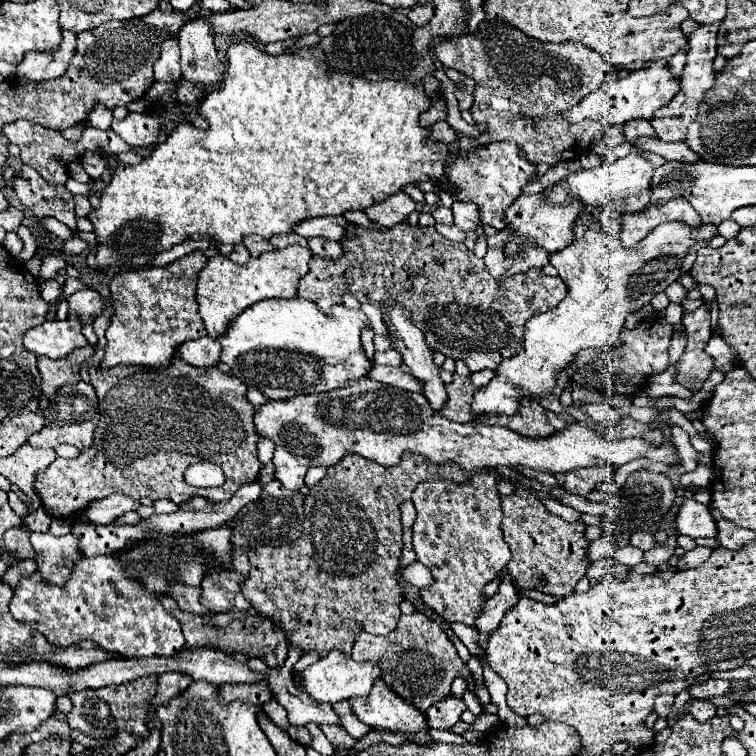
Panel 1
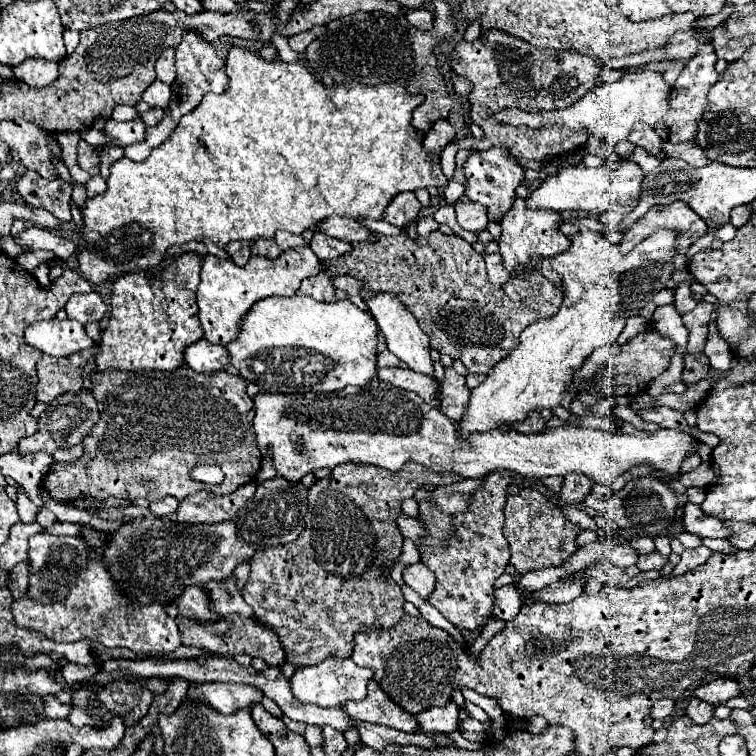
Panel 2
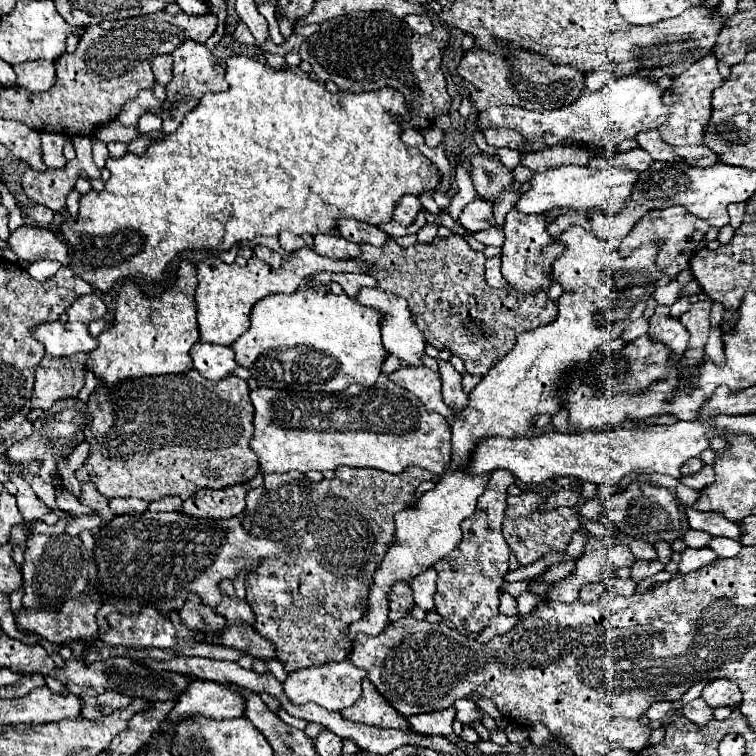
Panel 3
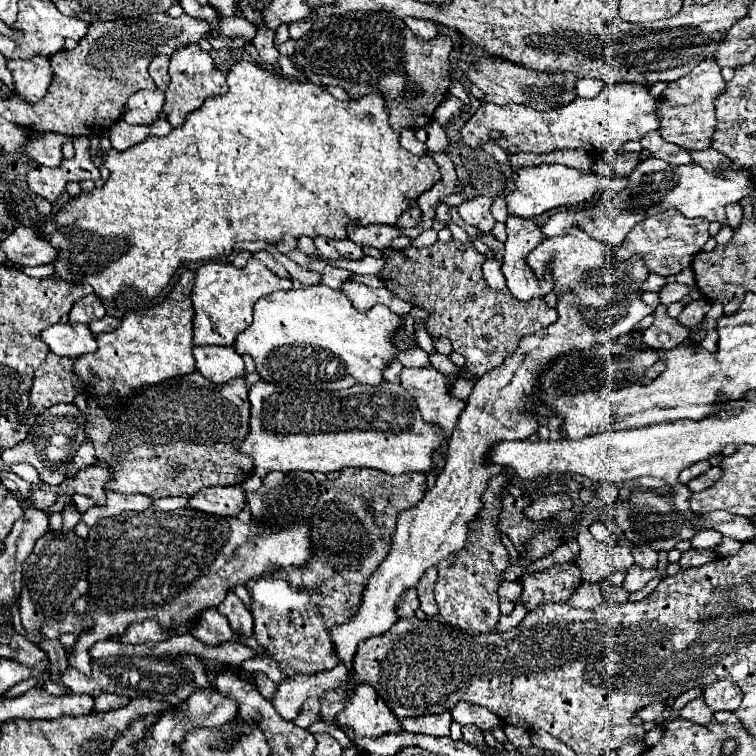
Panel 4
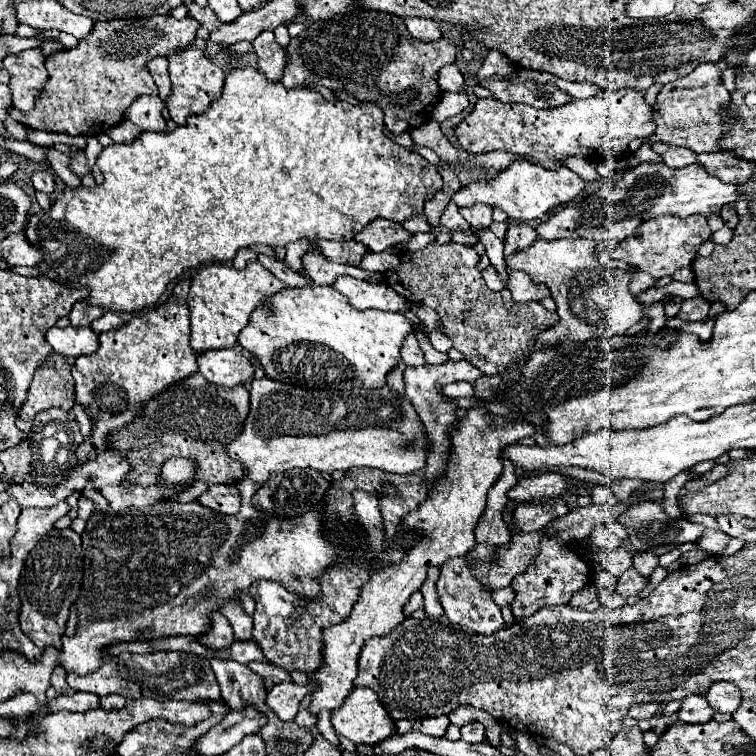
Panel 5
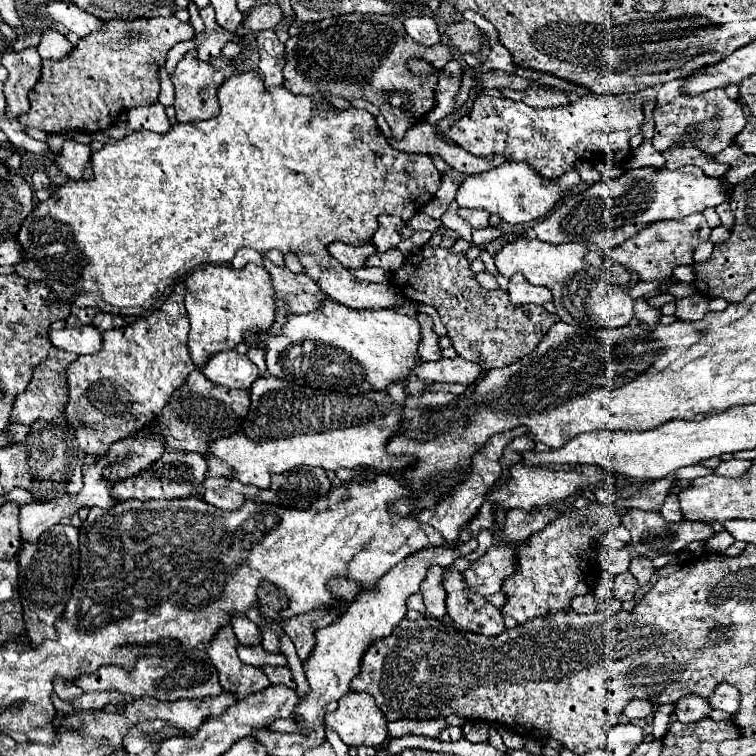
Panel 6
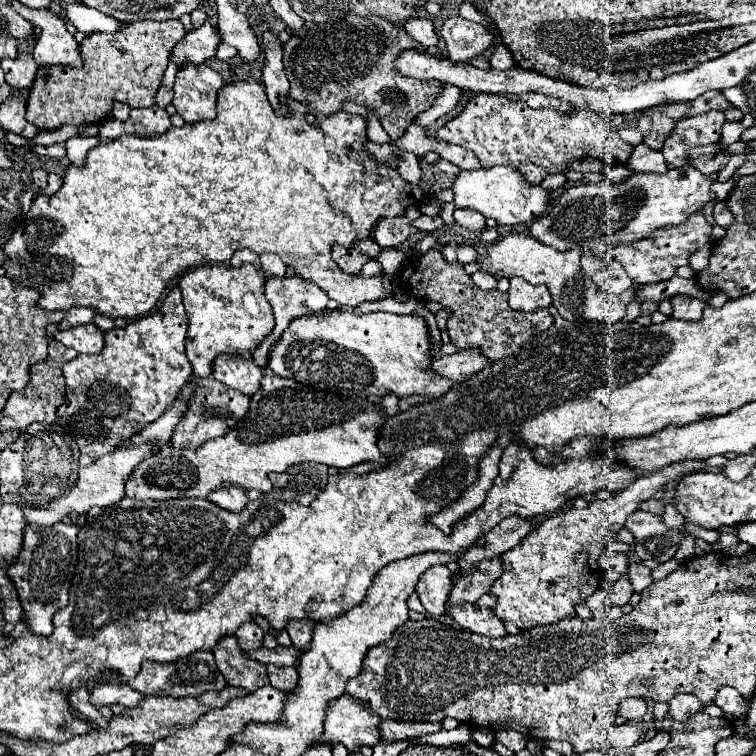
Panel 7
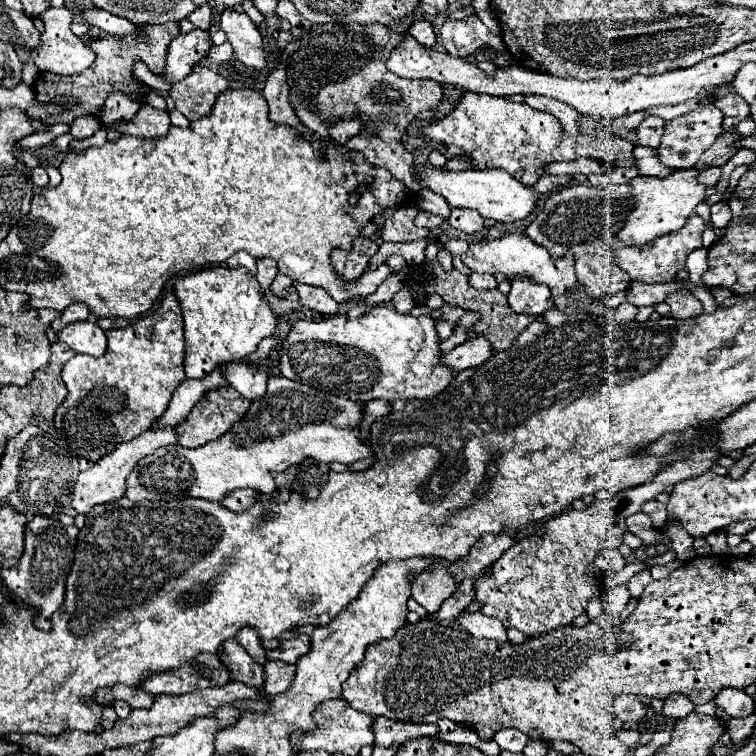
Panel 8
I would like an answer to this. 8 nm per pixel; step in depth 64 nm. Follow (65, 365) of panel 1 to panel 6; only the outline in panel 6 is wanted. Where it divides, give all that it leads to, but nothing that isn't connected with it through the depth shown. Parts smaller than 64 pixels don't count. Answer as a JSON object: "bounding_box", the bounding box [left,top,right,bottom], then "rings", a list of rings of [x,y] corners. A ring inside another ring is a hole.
{"bounding_box":[10,346,78,424],"rings":[[[52,346],[48,358],[34,368],[34,376],[28,384],[28,388],[16,396],[12,412],[10,412],[10,424],[32,424],[38,418],[52,420],[64,412],[64,404],[68,402],[68,384],[66,384],[66,366],[76,360],[78,356],[72,352],[66,352],[62,348]]]}

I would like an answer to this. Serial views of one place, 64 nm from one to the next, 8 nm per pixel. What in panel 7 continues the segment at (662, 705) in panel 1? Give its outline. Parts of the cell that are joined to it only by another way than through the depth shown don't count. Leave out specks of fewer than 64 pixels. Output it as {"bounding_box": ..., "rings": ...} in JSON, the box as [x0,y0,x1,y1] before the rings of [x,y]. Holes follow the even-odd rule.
{"bounding_box":[618,698,648,720],"rings":[[[626,698],[618,706],[618,714],[626,720],[634,720],[634,718],[642,718],[646,714],[646,708],[648,706],[642,698]]]}

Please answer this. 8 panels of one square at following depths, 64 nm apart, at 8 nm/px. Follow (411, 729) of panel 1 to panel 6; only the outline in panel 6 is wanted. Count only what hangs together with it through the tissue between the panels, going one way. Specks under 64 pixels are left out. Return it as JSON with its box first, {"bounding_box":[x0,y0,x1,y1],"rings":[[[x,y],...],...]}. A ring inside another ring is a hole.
{"bounding_box":[326,692,388,746],"rings":[[[348,692],[338,700],[338,708],[326,716],[326,724],[348,746],[380,746],[388,738],[382,712],[364,692]]]}

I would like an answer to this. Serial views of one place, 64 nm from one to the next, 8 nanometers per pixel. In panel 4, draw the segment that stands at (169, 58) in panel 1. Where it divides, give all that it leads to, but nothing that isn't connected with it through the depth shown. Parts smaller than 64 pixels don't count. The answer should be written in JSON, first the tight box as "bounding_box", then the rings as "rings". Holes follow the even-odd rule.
{"bounding_box":[150,54,170,92],"rings":[[[158,54],[152,62],[150,62],[150,76],[154,78],[154,82],[156,82],[156,86],[162,90],[162,92],[166,92],[166,88],[168,88],[168,62],[170,62],[170,58],[168,56],[164,56],[164,54]]]}

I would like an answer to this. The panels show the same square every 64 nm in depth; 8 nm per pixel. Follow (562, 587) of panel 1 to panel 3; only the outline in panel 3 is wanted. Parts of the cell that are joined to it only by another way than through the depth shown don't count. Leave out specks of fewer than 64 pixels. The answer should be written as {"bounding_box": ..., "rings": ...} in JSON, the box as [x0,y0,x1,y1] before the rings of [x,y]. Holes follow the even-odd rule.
{"bounding_box":[502,492,580,566],"rings":[[[522,492],[518,496],[506,498],[506,512],[504,512],[504,524],[502,532],[506,542],[510,544],[510,550],[516,554],[518,564],[526,566],[536,562],[540,556],[544,556],[548,550],[564,552],[572,534],[580,528],[580,512],[574,508],[556,508],[552,512],[540,512],[538,506],[542,504],[542,496],[534,492]]]}

